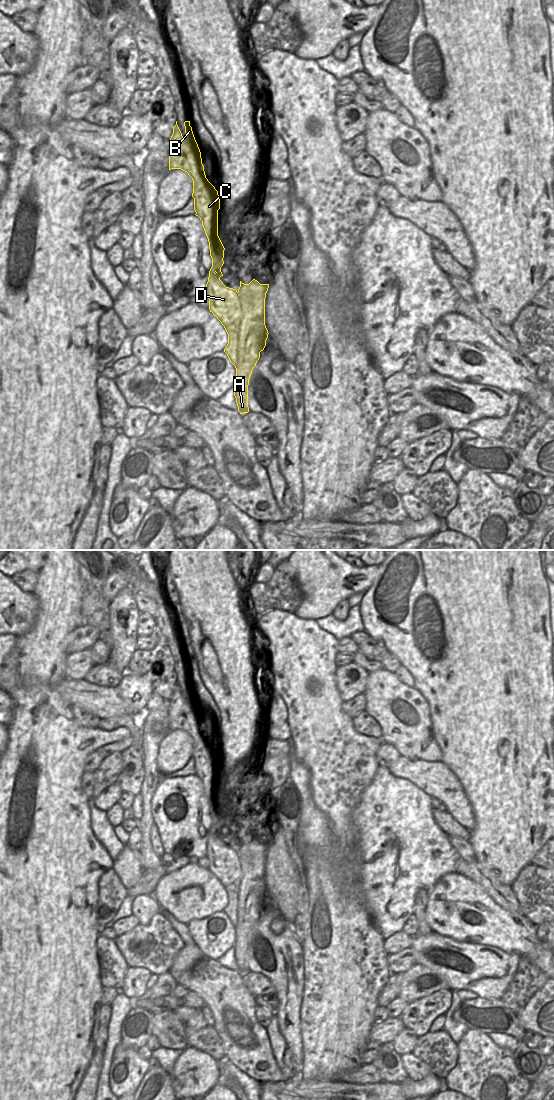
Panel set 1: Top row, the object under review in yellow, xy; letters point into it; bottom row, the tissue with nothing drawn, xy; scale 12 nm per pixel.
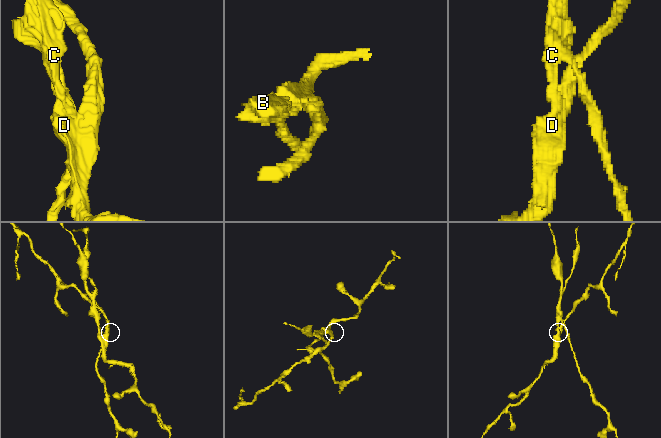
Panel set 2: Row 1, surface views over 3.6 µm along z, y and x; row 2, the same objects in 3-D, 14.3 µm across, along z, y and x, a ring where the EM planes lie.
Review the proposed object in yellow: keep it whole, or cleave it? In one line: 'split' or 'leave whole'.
split

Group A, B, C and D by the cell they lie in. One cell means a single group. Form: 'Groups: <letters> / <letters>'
Groups: A / B C D.

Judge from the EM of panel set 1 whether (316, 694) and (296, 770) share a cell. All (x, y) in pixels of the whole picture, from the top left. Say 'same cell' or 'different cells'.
different cells

